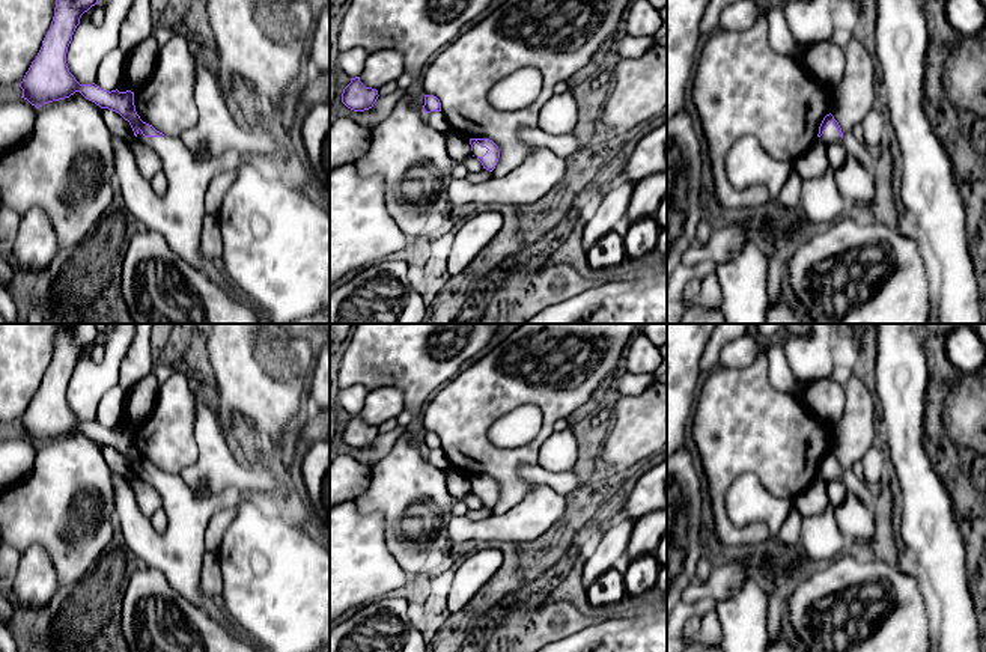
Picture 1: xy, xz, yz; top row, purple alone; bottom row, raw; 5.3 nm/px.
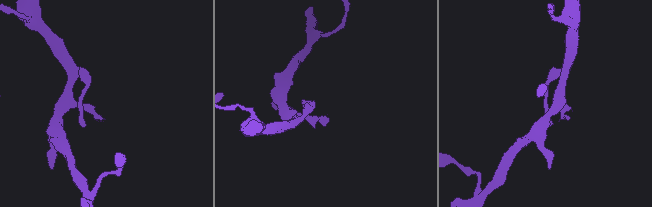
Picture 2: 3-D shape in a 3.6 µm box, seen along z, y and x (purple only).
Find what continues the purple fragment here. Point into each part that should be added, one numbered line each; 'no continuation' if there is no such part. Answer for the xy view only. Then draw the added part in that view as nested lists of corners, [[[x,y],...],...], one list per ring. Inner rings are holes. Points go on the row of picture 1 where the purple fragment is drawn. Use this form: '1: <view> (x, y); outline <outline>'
no continuation

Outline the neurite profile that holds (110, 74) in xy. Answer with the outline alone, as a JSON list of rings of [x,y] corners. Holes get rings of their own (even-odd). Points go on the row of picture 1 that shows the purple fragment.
[[[116,47],[101,62],[95,75],[95,84],[104,90],[116,90],[123,83],[126,54]]]

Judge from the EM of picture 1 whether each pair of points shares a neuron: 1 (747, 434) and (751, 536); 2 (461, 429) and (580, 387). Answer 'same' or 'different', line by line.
1: same
2: same

